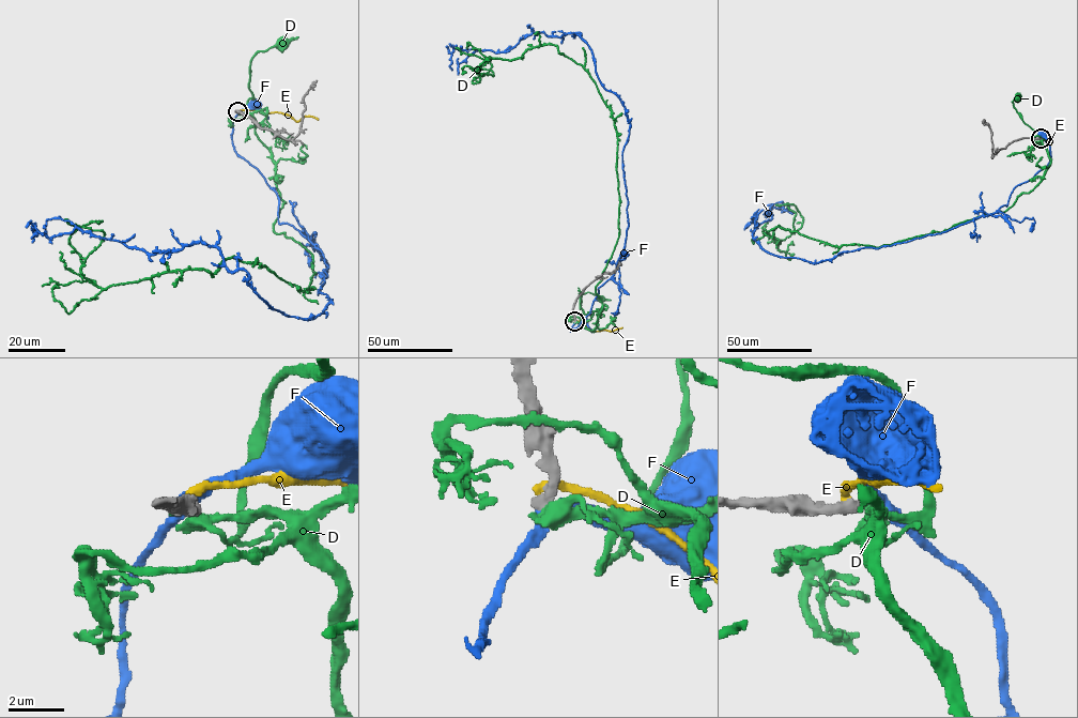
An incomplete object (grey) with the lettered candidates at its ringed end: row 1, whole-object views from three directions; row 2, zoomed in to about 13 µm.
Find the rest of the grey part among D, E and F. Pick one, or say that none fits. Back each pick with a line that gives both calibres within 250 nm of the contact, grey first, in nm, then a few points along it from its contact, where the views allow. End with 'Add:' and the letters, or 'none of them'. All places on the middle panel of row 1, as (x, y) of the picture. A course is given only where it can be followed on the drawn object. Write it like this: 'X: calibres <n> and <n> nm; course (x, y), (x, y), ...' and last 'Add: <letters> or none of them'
Add: none of them

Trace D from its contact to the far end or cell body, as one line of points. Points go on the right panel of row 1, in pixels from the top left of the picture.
D: (1042, 138), (1044, 139), (1042, 131), (1026, 124), (1017, 111), (1012, 102), (1018, 96)

